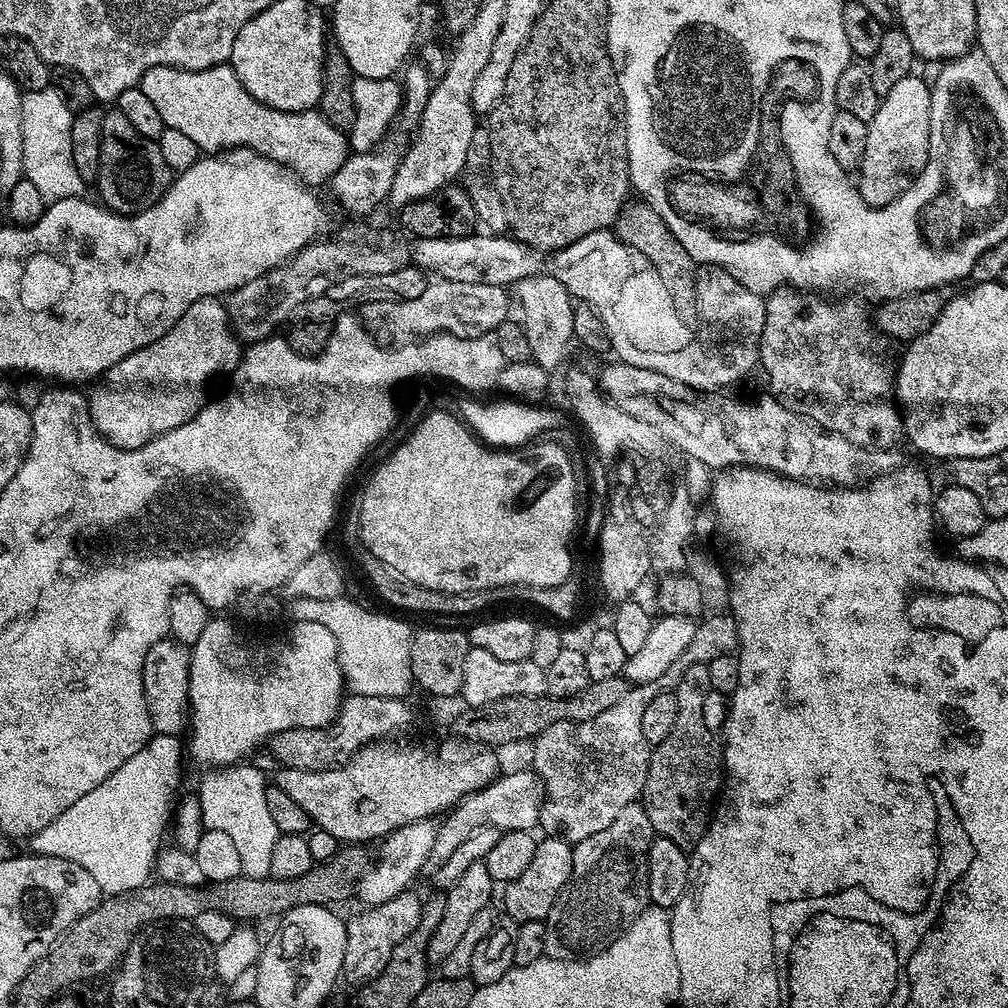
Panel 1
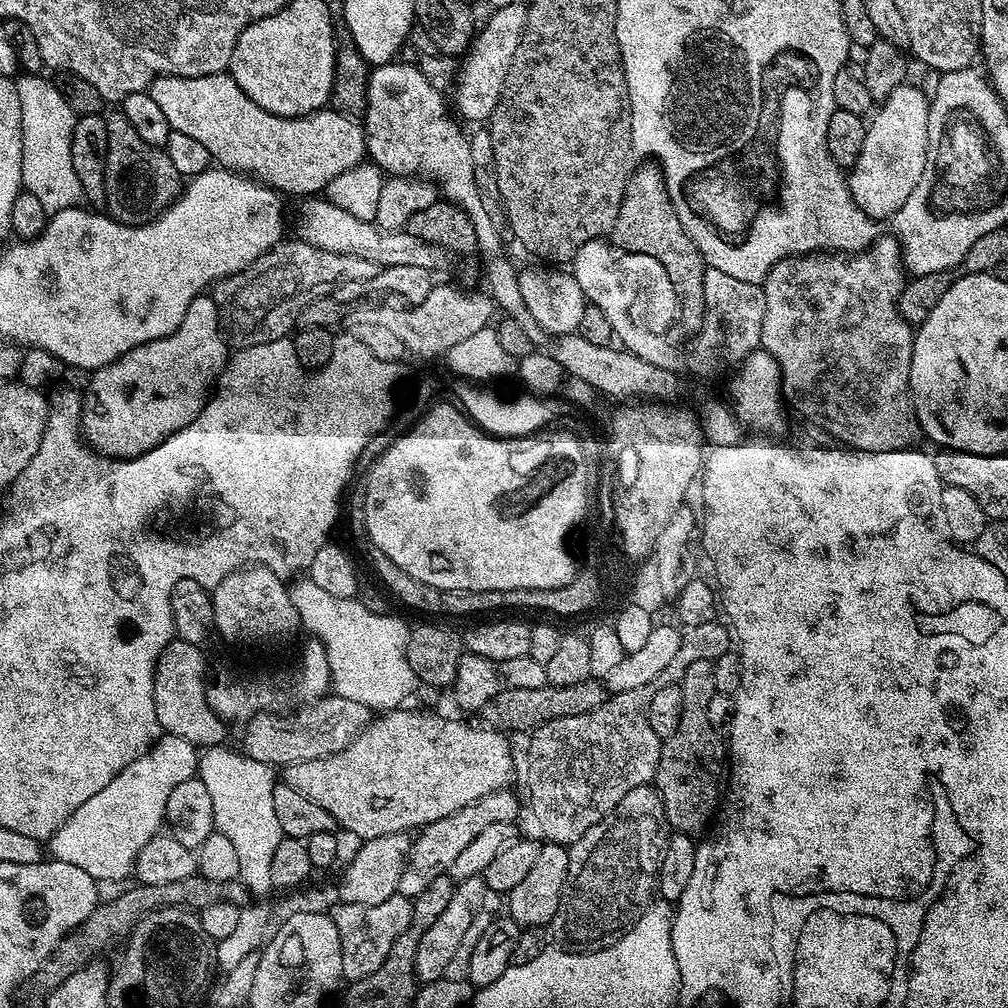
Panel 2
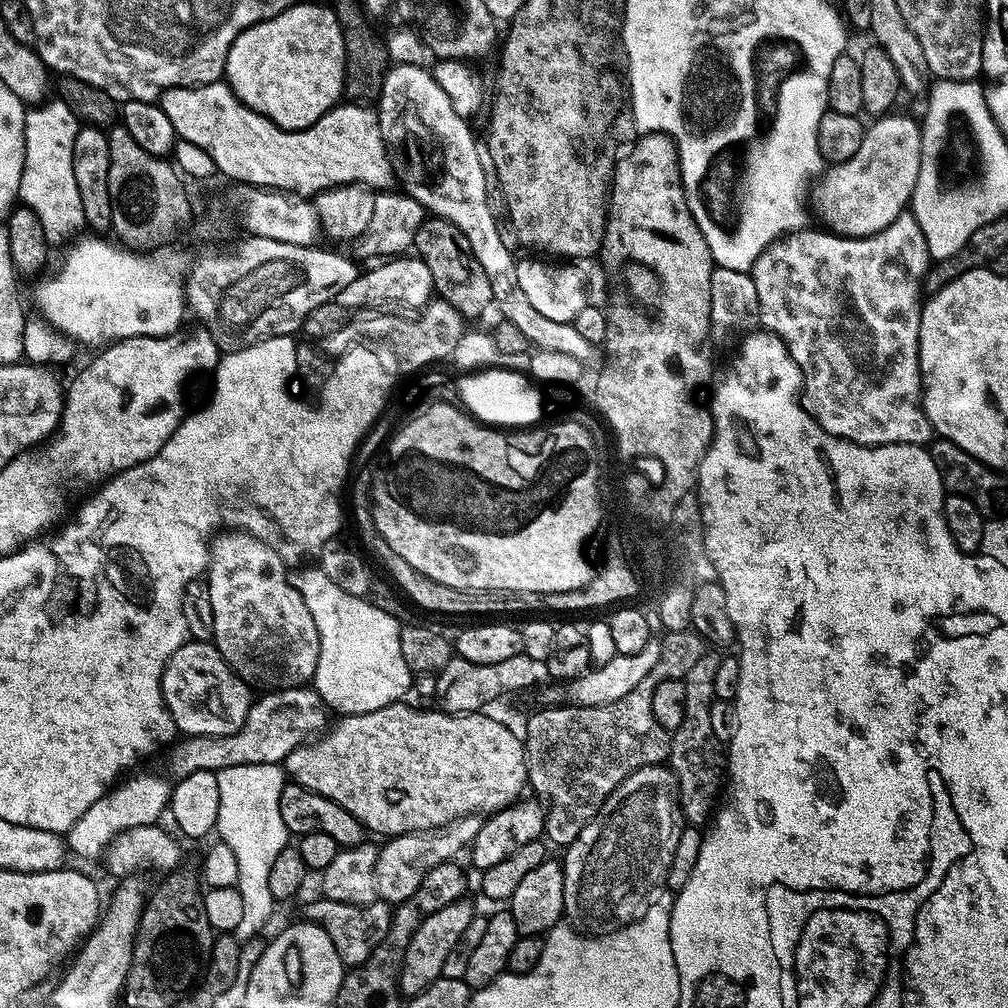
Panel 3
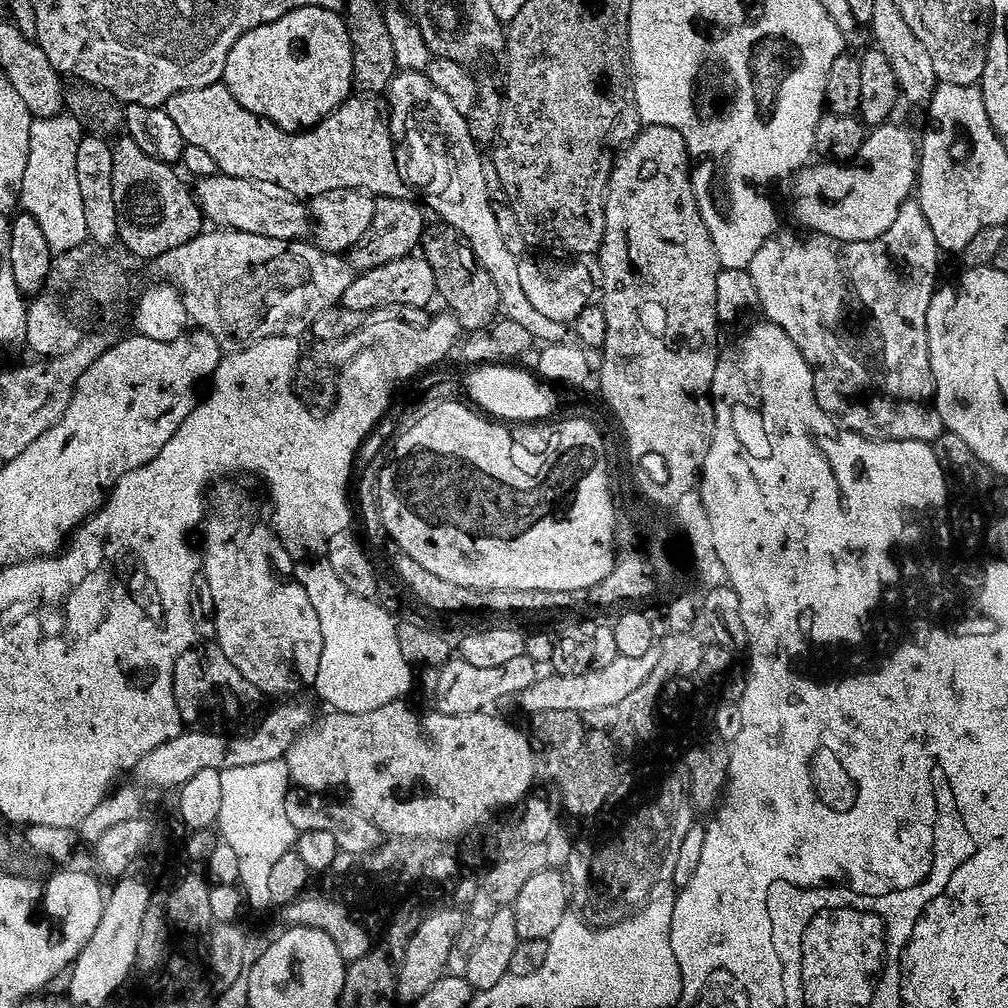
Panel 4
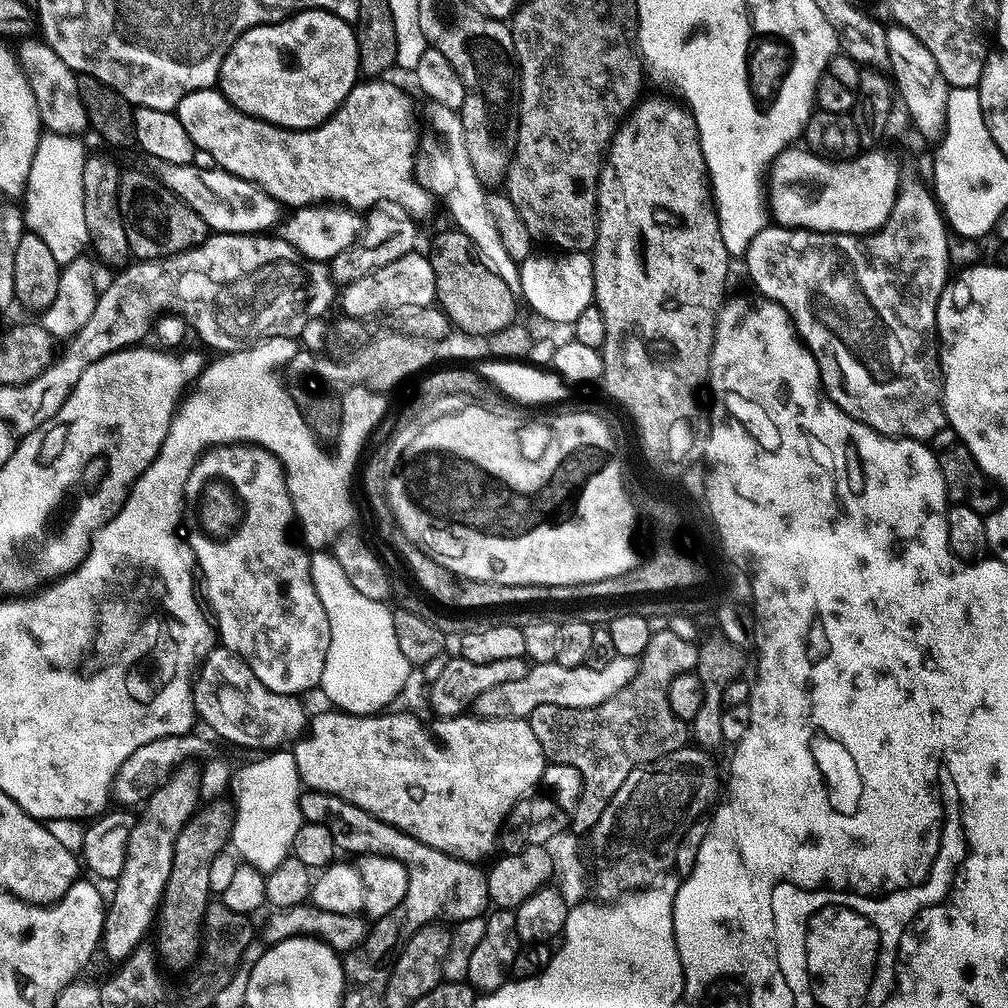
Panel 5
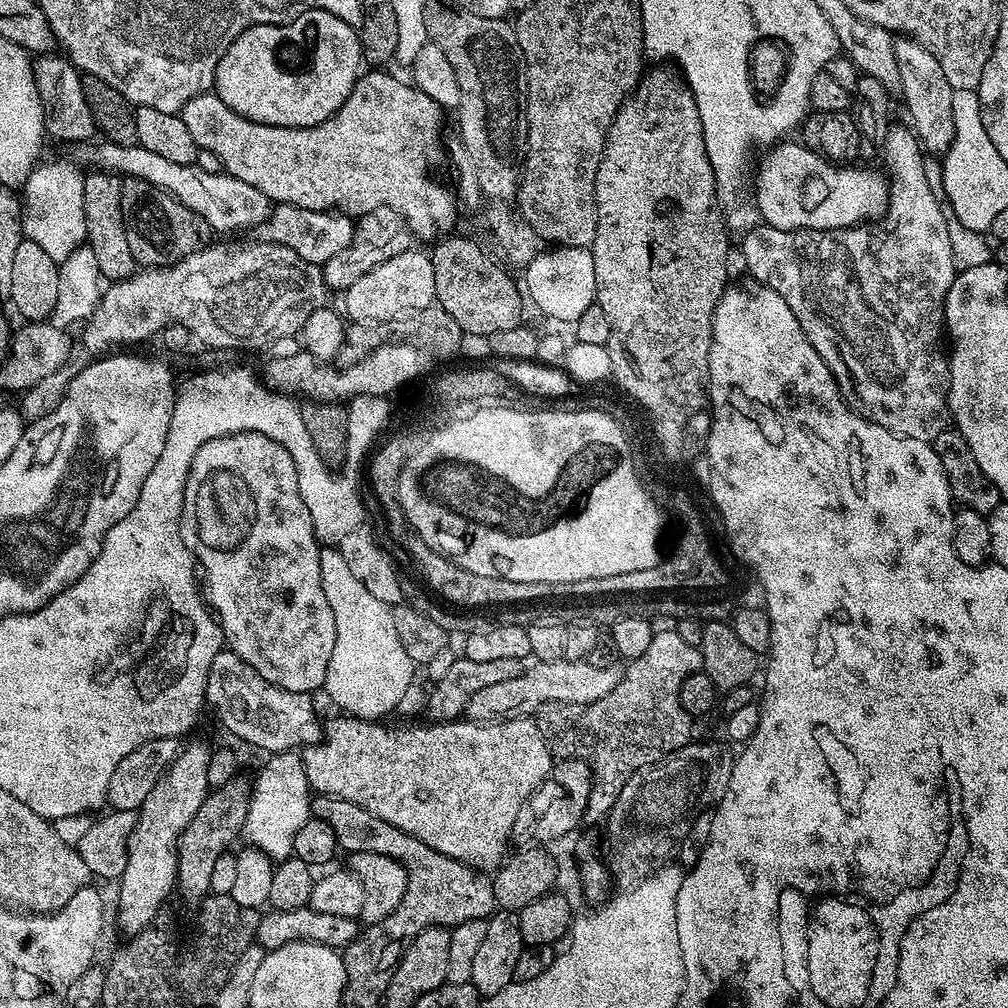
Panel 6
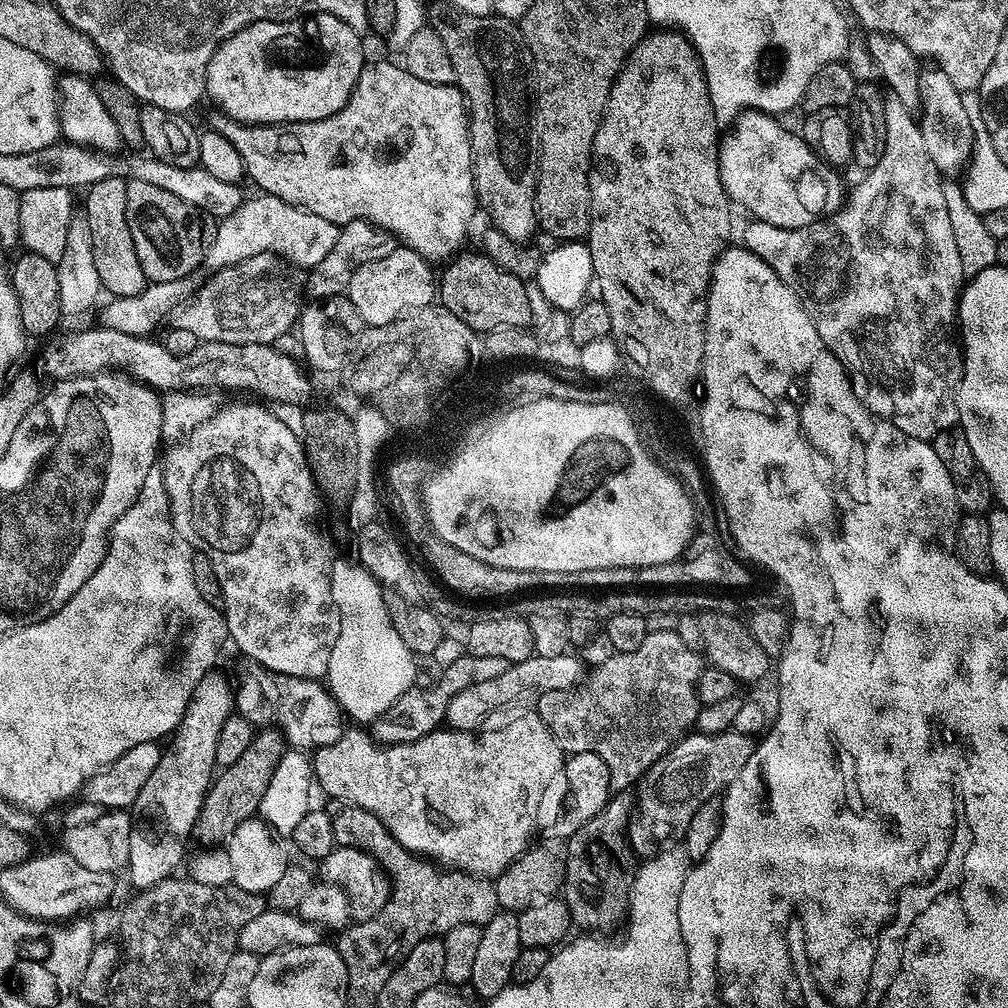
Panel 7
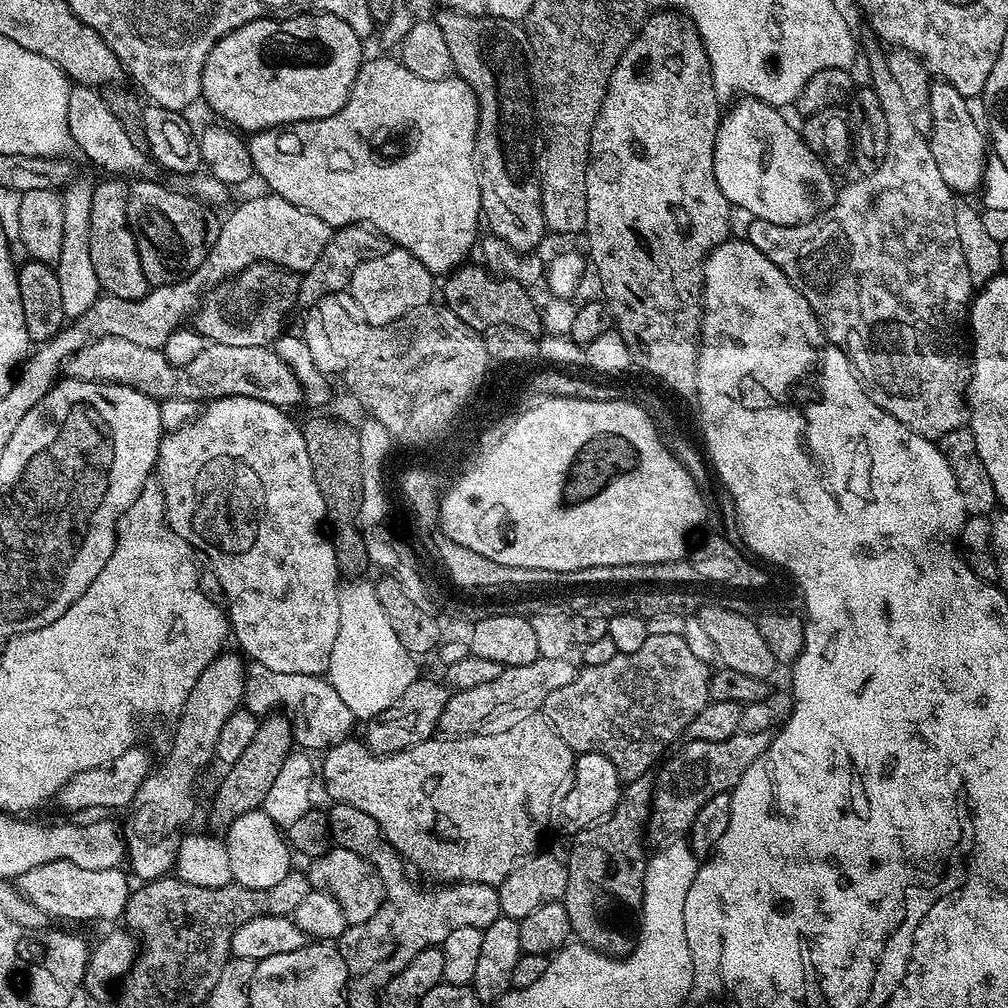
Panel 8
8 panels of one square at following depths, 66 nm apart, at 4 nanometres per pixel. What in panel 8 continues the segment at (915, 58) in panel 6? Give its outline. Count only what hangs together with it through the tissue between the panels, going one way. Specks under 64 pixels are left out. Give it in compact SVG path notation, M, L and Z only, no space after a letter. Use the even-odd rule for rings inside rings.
M936 82L928 89L932 114L932 131L927 137L932 148L934 162L938 162L938 170L942 170L942 178L956 194L968 194L981 187L986 155L986 136L981 125L976 122L970 111L969 101L954 86Z

